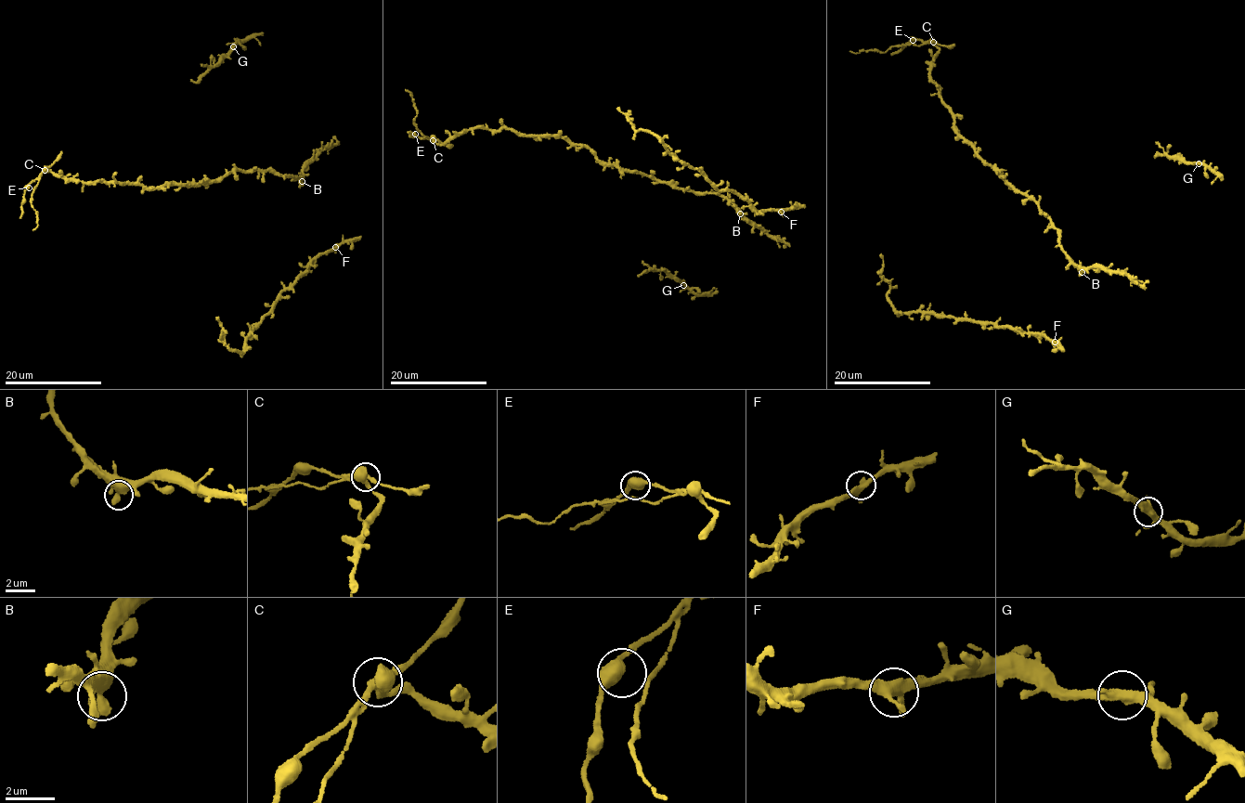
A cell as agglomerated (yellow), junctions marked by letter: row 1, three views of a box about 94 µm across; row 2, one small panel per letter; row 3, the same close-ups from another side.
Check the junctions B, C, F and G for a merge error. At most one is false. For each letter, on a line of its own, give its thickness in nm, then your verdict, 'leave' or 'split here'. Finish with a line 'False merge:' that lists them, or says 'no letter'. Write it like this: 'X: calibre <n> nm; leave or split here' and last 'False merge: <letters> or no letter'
B: calibre 480 nm; leave
C: calibre 400 nm; split here
F: calibre 380 nm; leave
G: calibre 360 nm; leave
False merge: C

